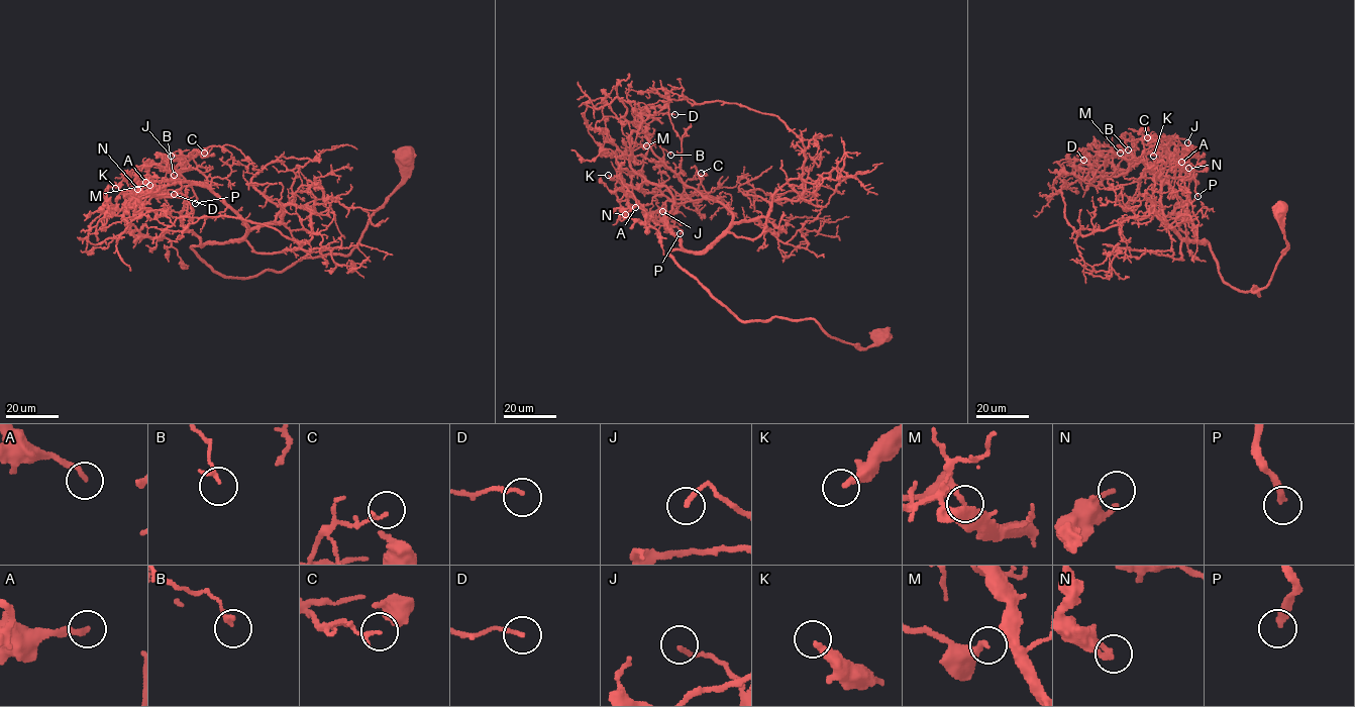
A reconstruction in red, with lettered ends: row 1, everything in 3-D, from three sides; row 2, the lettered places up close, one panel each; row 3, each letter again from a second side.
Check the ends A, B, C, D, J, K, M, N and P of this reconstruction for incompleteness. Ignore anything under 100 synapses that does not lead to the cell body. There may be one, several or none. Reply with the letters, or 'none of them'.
P

